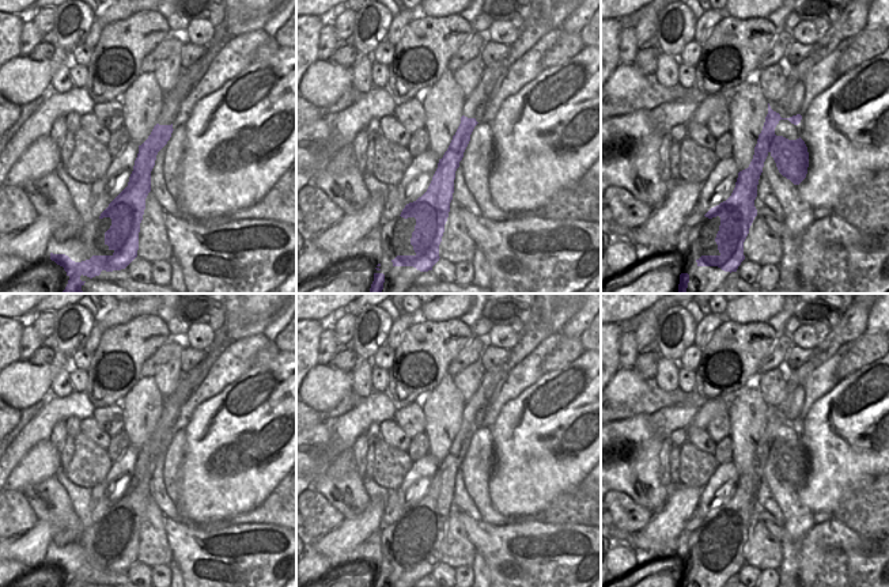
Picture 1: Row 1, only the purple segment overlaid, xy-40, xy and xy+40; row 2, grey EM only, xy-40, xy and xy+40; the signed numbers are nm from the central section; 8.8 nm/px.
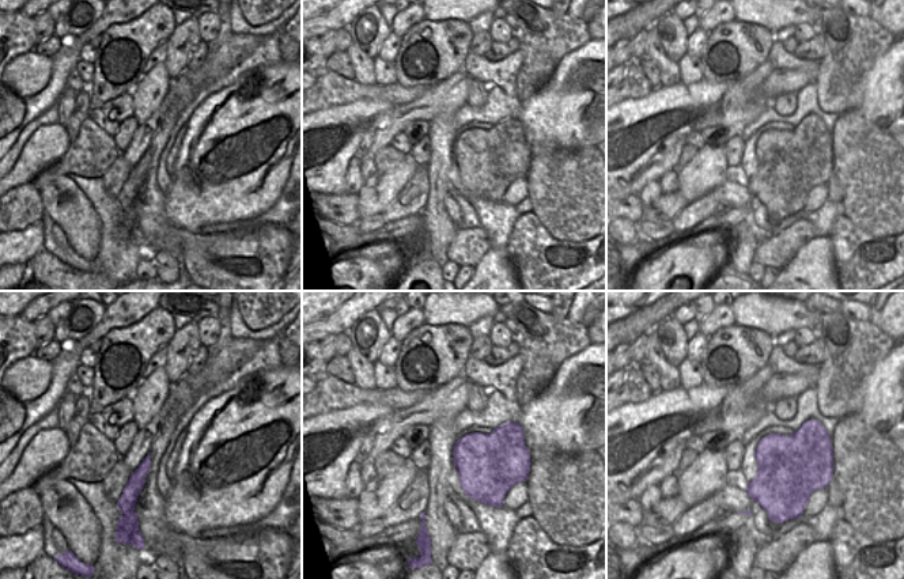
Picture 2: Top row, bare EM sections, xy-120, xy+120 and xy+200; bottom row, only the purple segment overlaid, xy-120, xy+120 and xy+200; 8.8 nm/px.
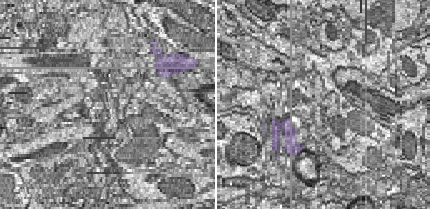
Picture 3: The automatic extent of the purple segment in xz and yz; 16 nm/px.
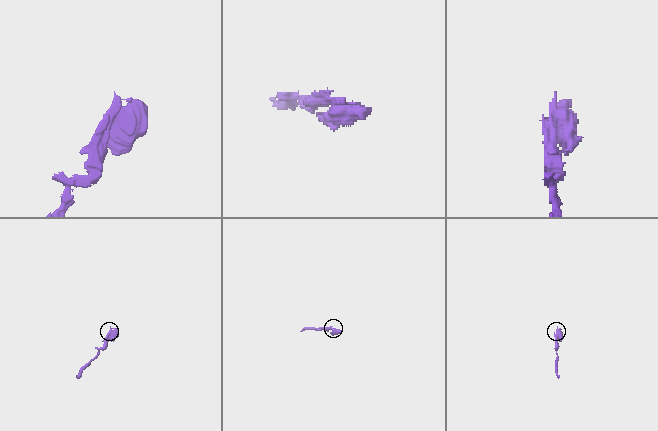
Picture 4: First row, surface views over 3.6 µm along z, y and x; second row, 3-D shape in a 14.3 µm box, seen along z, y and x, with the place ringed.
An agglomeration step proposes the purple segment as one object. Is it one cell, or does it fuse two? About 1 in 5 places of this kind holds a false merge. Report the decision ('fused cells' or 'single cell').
single cell

